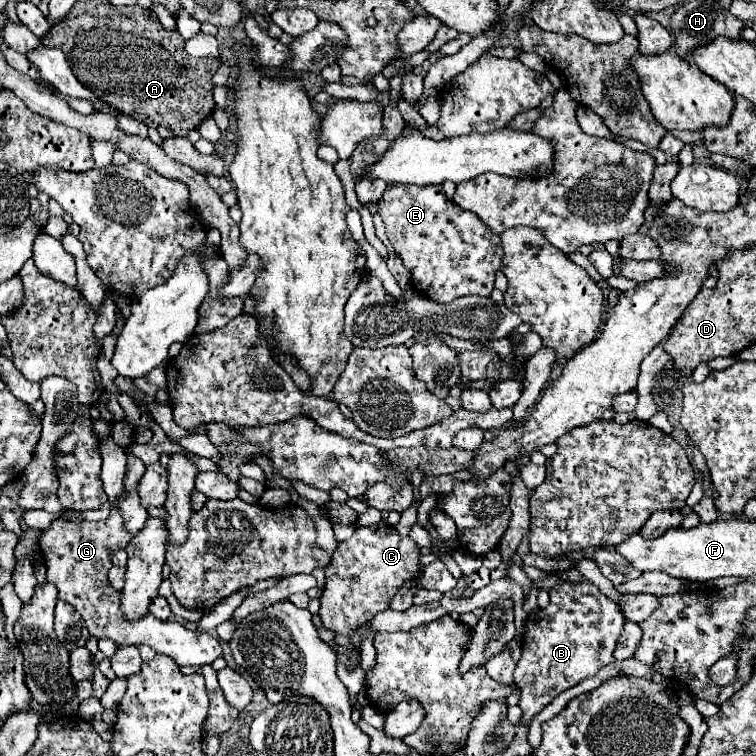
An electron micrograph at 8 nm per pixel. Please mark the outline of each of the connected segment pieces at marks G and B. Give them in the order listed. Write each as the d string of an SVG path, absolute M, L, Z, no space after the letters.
M111 508L107 520L99 522L69 522L57 518L47 530L41 530L39 548L45 556L45 550L55 550L63 560L43 560L47 566L47 582L55 584L59 590L59 600L77 608L83 616L89 634L95 638L109 638L117 646L141 646L147 644L153 650L171 656L179 666L203 666L213 664L221 656L221 644L207 632L189 630L179 622L163 622L151 614L145 614L139 620L125 620L121 612L121 592L109 586L107 572L111 564L111 552L125 550L131 542L131 534L125 528L125 520L119 508Z
M587 578L581 582L559 580L549 588L549 596L549 606L527 618L527 630L521 644L523 654L515 668L515 684L519 688L519 706L525 724L529 724L531 718L561 692L595 676L603 666L611 664L625 624L621 608L617 608L617 604Z

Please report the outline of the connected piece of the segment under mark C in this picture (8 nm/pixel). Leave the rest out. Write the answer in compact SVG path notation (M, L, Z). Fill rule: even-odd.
M379 522L375 526L355 526L349 540L339 542L333 558L325 570L325 588L321 594L321 620L327 630L351 636L355 628L377 612L389 608L391 598L399 588L415 578L421 570L419 546L387 524Z

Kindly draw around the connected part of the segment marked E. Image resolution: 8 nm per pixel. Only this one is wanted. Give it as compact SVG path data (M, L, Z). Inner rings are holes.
M395 184L379 200L379 214L387 224L387 238L411 272L413 286L439 304L451 304L461 296L491 296L495 274L501 268L501 238L493 234L473 212L463 212L445 198L437 184Z

